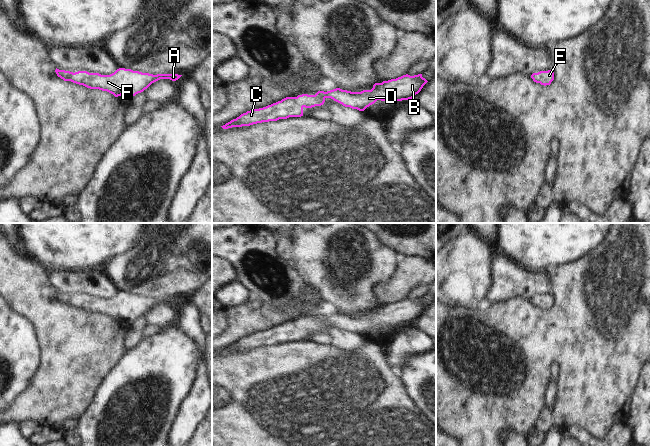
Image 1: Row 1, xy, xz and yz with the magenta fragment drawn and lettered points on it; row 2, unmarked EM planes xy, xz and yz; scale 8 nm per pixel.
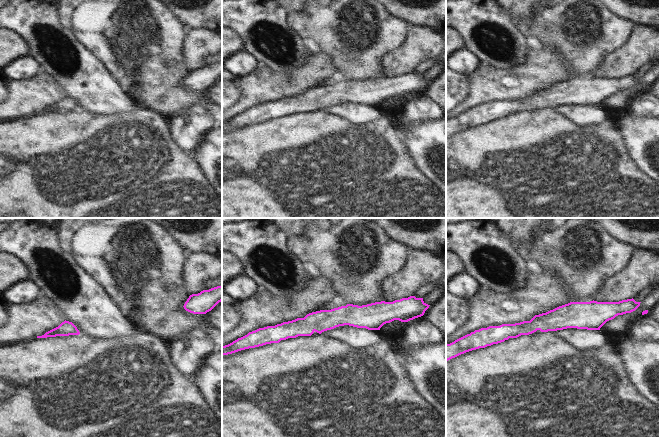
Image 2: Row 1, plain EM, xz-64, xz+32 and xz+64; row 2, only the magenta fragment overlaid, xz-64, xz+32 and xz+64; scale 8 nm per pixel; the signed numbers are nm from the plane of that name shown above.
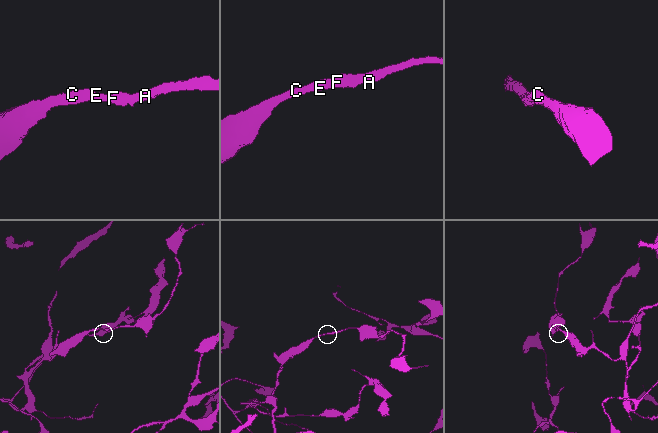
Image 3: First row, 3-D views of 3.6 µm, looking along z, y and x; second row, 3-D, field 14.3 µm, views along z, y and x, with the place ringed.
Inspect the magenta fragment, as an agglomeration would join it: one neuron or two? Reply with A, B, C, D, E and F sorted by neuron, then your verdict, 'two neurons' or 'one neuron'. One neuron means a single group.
groups A B C D E F; one neuron

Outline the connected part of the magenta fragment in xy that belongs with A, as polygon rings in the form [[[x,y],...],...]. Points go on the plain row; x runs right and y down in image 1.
[[[119,292],[110,299],[99,297],[89,297],[87,295],[70,296],[65,294],[55,294],[58,301],[64,305],[83,309],[90,313],[99,313],[113,318],[115,321],[125,320],[131,323],[138,317],[143,316],[152,307],[160,303],[178,304],[182,299],[178,298],[149,298],[131,293]]]

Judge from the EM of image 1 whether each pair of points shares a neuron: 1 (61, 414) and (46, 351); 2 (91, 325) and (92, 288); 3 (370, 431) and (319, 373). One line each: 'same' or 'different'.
1: same
2: different
3: same

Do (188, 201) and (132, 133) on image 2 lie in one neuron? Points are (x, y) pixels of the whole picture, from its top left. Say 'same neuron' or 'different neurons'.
same neuron

